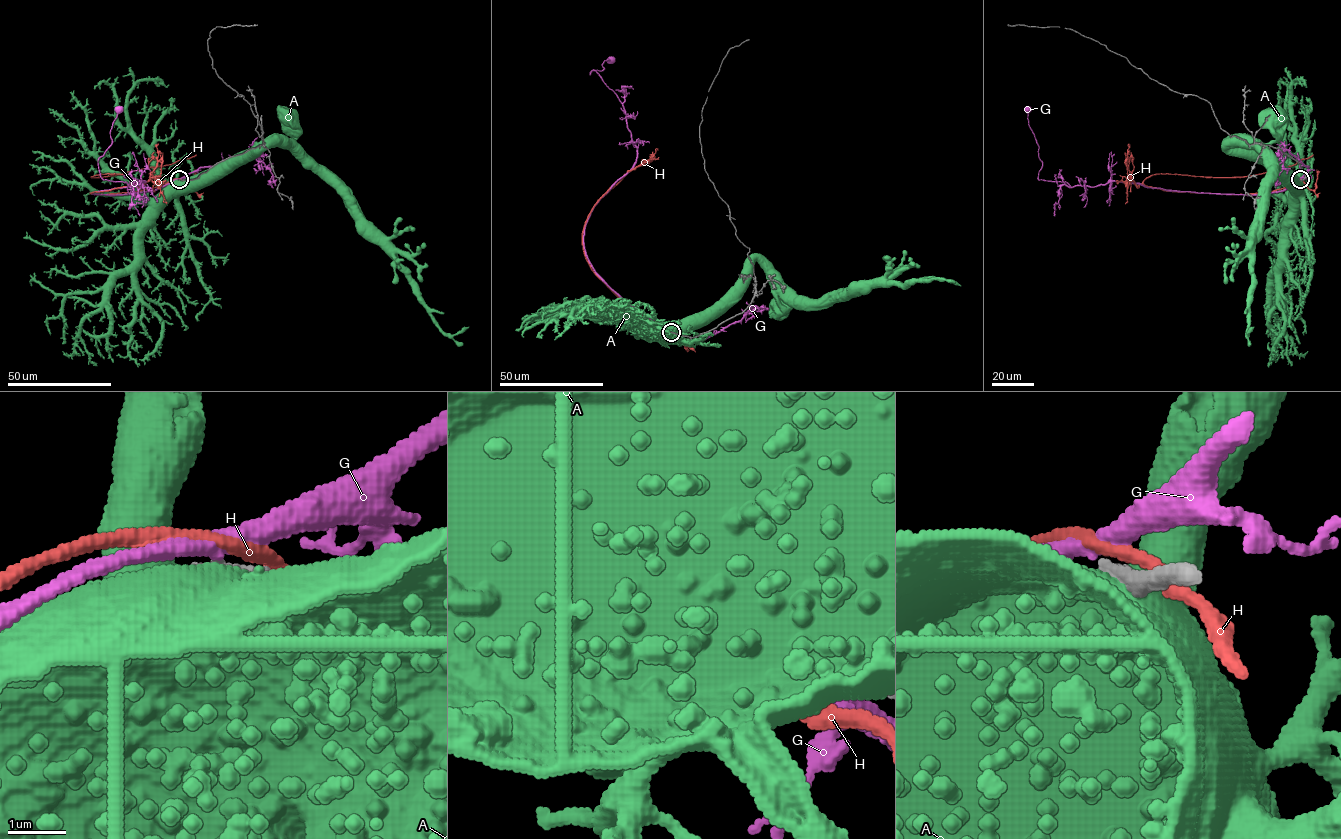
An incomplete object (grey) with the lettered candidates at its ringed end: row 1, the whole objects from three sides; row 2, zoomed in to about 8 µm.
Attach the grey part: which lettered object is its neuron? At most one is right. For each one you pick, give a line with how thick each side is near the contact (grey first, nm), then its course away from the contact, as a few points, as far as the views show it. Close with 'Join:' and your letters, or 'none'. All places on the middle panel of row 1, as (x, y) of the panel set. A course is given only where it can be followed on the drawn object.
Join: none

